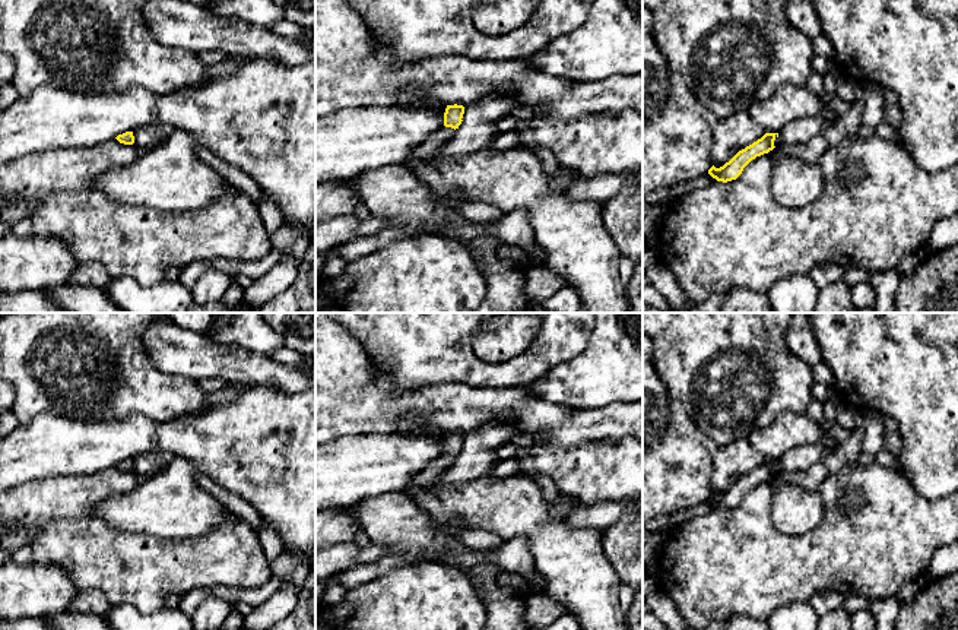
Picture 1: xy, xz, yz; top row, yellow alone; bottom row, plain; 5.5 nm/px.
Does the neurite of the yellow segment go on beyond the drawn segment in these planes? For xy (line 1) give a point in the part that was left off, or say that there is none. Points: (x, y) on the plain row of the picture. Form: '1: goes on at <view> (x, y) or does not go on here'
1: does not go on here

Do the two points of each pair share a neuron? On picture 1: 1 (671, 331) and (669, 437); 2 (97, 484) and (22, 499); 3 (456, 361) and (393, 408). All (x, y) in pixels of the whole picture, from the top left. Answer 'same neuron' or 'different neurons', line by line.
1: different neurons
2: same neuron
3: different neurons

